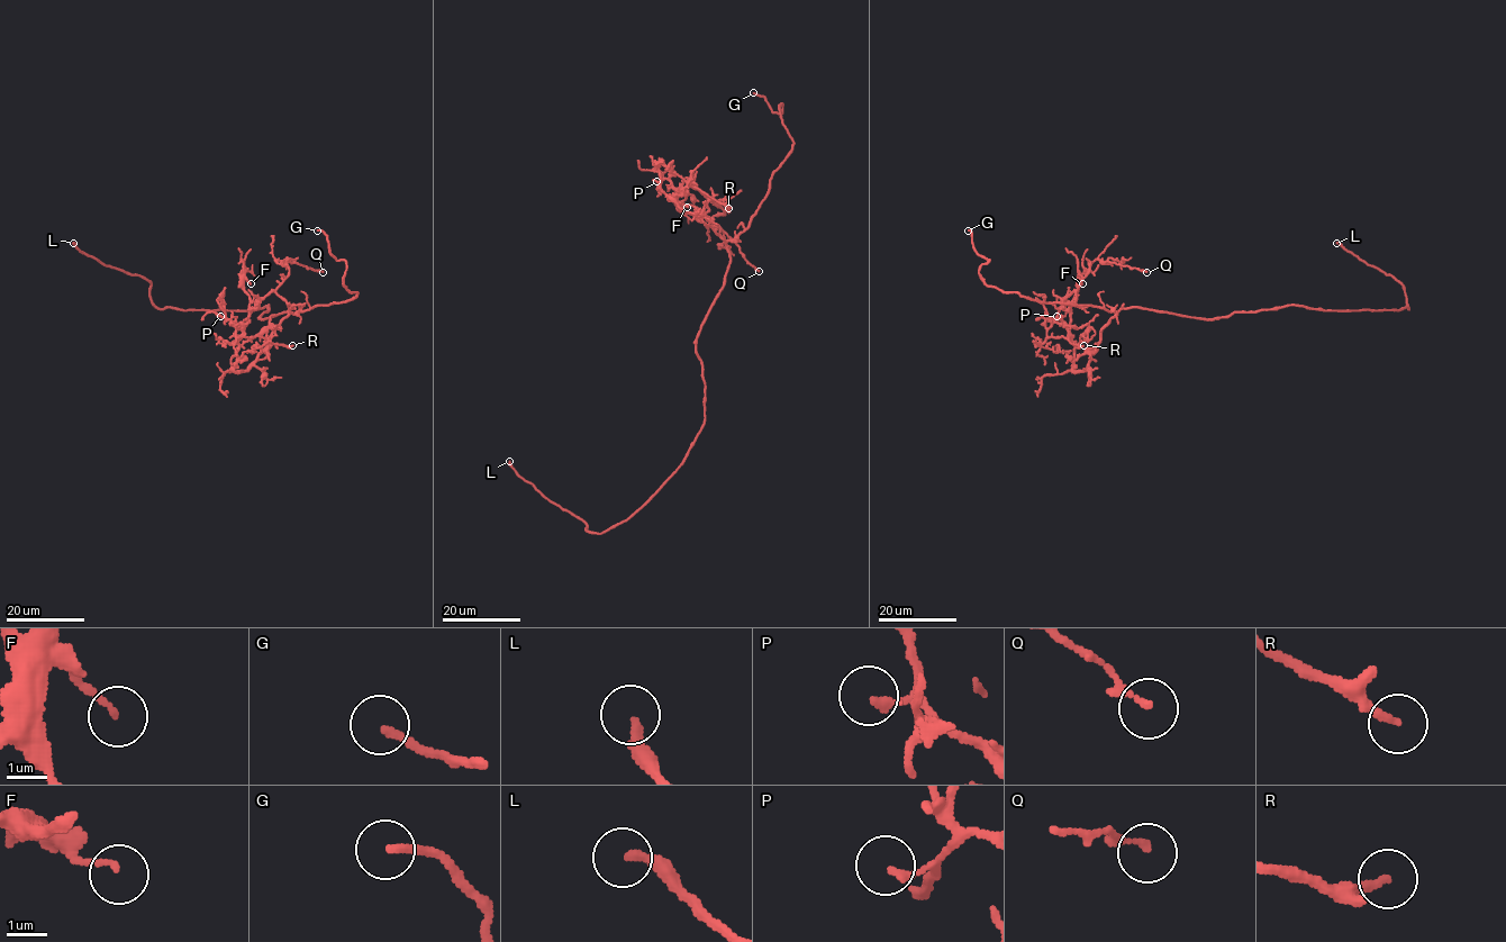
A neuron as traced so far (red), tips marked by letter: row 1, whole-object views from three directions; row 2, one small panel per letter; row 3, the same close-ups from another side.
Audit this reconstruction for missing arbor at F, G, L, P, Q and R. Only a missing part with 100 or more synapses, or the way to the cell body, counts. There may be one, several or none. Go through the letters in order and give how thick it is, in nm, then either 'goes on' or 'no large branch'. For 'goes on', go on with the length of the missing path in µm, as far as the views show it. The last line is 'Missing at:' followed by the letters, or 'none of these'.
F: 130 nm thick; no large branch
G: 200 nm thick; goes on; about 25 µm are missing
L: 280 nm thick; goes on; about 250 µm are missing
P: 180 nm thick; no large branch
Q: 170 nm thick; no large branch
R: 240 nm thick; no large branch
Missing at: G, L

